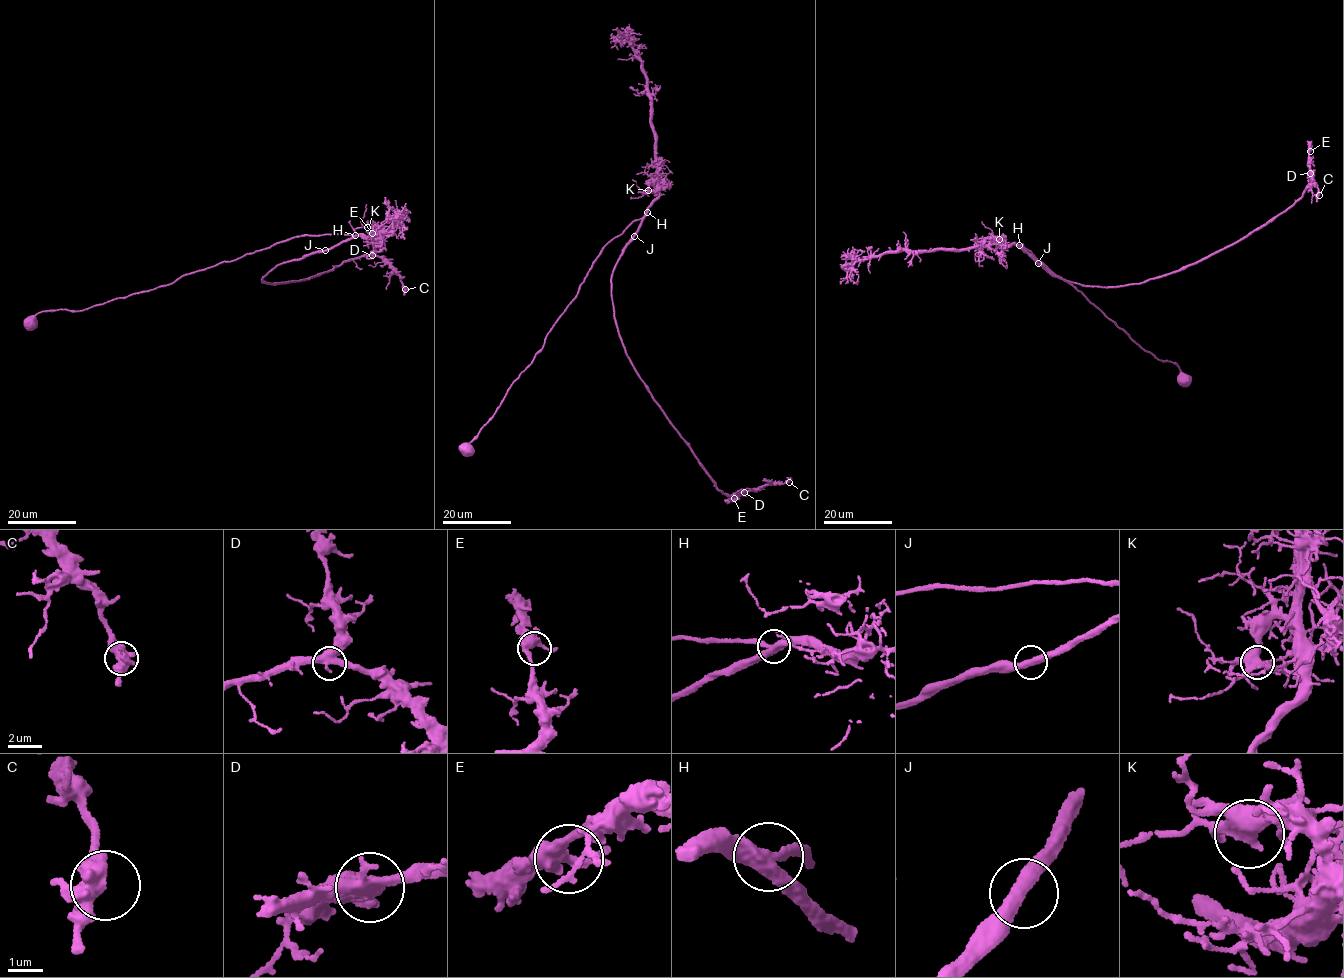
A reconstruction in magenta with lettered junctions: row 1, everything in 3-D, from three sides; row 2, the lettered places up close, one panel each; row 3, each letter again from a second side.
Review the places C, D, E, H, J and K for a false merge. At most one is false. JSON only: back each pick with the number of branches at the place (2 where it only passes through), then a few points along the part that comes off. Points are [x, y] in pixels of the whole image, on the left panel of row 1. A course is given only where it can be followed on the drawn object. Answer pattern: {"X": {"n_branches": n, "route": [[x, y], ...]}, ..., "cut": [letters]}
{"cut": []}

